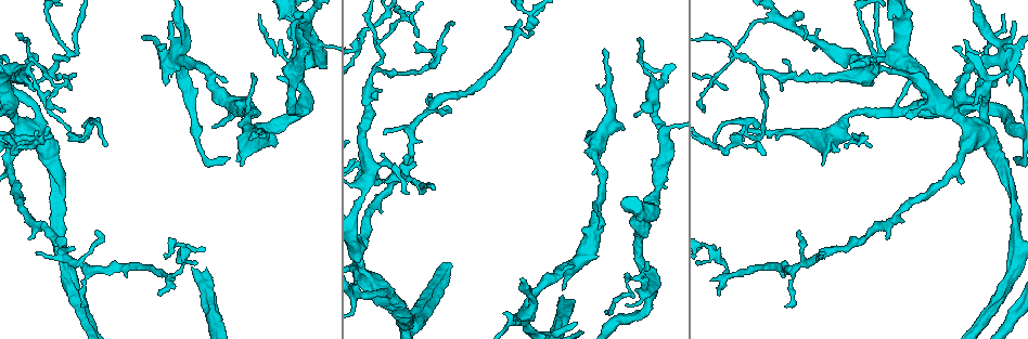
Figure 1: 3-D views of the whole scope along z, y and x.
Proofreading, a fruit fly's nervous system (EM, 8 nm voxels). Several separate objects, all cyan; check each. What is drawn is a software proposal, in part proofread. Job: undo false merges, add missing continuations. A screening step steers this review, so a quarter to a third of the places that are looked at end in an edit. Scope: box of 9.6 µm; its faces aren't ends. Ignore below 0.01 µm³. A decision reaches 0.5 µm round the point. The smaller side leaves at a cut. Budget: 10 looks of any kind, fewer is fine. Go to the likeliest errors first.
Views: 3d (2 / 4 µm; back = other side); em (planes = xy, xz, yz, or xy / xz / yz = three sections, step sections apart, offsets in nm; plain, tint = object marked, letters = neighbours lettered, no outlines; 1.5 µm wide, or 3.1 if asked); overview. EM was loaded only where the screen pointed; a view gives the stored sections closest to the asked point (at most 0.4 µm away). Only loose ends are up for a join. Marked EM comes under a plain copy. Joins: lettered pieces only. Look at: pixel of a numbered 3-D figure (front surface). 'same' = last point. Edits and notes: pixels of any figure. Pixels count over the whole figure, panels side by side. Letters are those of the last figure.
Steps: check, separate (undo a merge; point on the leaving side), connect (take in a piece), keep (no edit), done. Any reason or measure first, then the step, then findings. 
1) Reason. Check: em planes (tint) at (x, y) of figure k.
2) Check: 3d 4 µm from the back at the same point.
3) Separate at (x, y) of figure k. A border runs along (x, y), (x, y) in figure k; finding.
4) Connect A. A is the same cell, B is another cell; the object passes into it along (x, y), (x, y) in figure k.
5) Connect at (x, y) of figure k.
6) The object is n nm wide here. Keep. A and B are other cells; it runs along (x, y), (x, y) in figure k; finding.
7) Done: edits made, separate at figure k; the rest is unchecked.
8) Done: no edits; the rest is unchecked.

Sharp bend. Check: em planes (tint) at (524, 309) of figure 1.

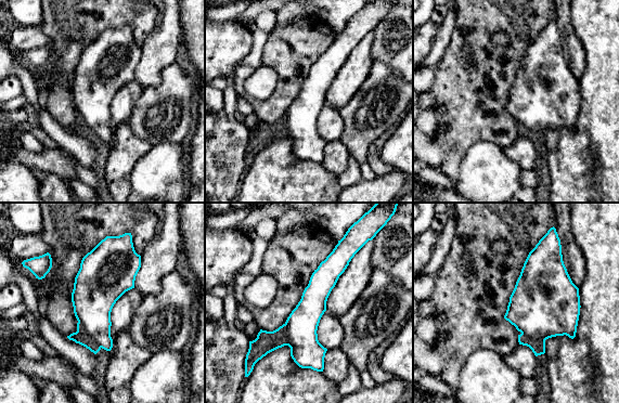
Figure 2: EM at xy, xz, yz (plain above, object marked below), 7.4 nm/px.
See the neighbours. Check: em planes (letters) at the same point.

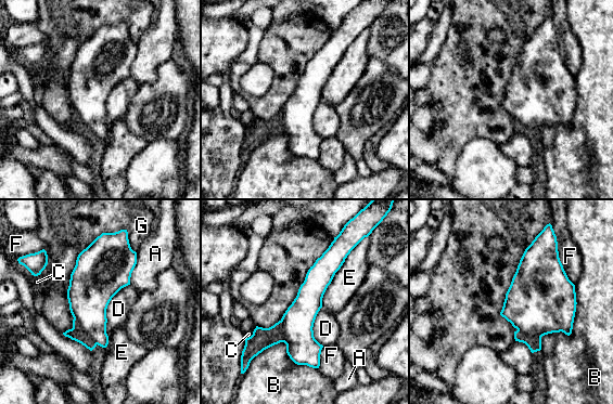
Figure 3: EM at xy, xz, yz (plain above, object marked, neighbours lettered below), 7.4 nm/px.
Keep. A, B, C, D, E, F and G are other cells; it runs along (334, 247), (308, 302), (260, 348) in figure 3; continuous, no second cell.

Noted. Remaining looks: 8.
Branch point. Check: 3d 2 µm at (28, 75) of figure 1.

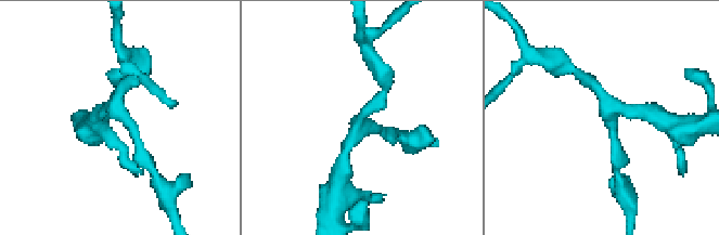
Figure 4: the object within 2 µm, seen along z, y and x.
3 arms meet here. Check: em xy step 4 (tint) at (115, 112) of figure 4.

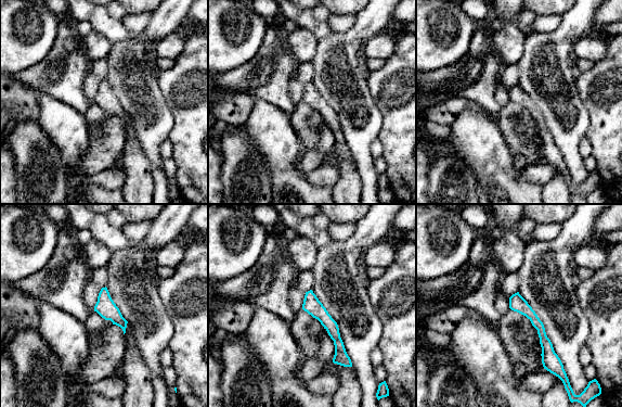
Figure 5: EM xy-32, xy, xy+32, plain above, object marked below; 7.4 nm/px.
Another direction. Check: em planes (letters) at the same point.

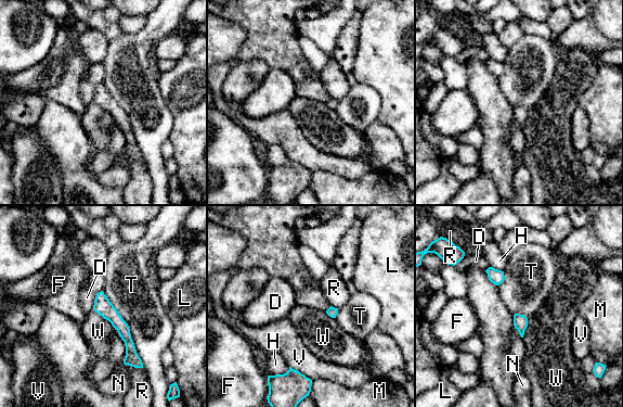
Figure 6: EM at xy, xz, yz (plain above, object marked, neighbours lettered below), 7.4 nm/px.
Keep. D, F, H, L, M, N, R, T, V and W are other cells; it runs along (99, 295), (122, 328), (137, 365) in figure 6; one cell here.

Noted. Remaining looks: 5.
Sudden change in width. Check: 3d 4 µm at (821, 46) of figure 1.

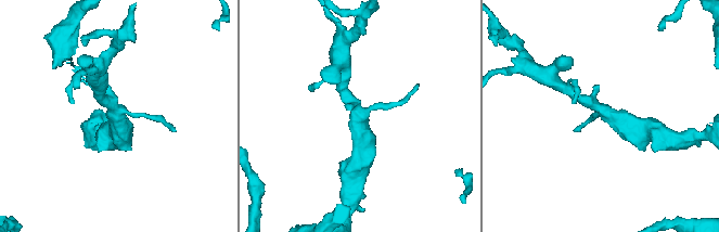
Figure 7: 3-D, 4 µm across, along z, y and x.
Now the EM. Check: em planes (letters) at (117, 114) of figure 7.

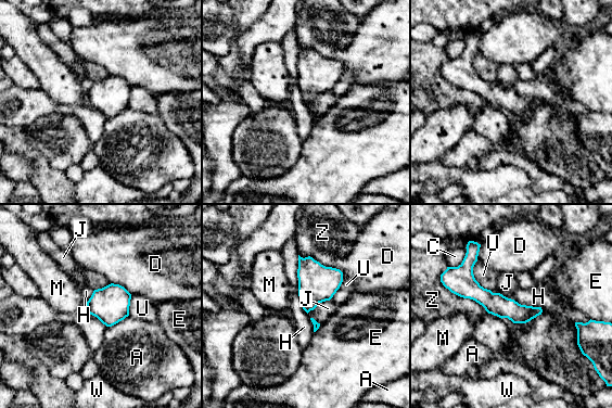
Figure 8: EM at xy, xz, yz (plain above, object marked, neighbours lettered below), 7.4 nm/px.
Keep. A, C, D, E, H, J, M, U, W and Z are other cells; continuous, no second cell.

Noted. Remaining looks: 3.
Tapers out. Check: 3d 4 µm at (409, 13) of figure 1.

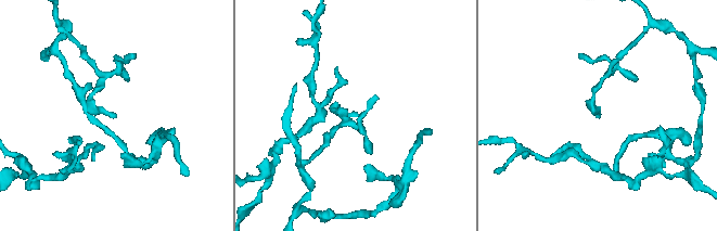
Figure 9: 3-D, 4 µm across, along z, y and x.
Now the EM. Check: em planes (letters) at (116, 115) of figure 9.

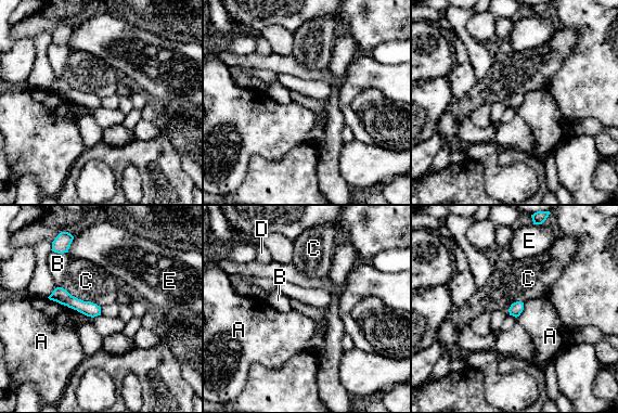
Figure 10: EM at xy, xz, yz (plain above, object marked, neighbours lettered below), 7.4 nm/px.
The longest contact is with C, 320 nm. Keep. A, B, C, D and E are other cells; a border runs along (48, 297), (68, 308) in figure 10; none of them fits.

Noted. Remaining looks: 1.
Done: no edits; the rest is unchecked.

